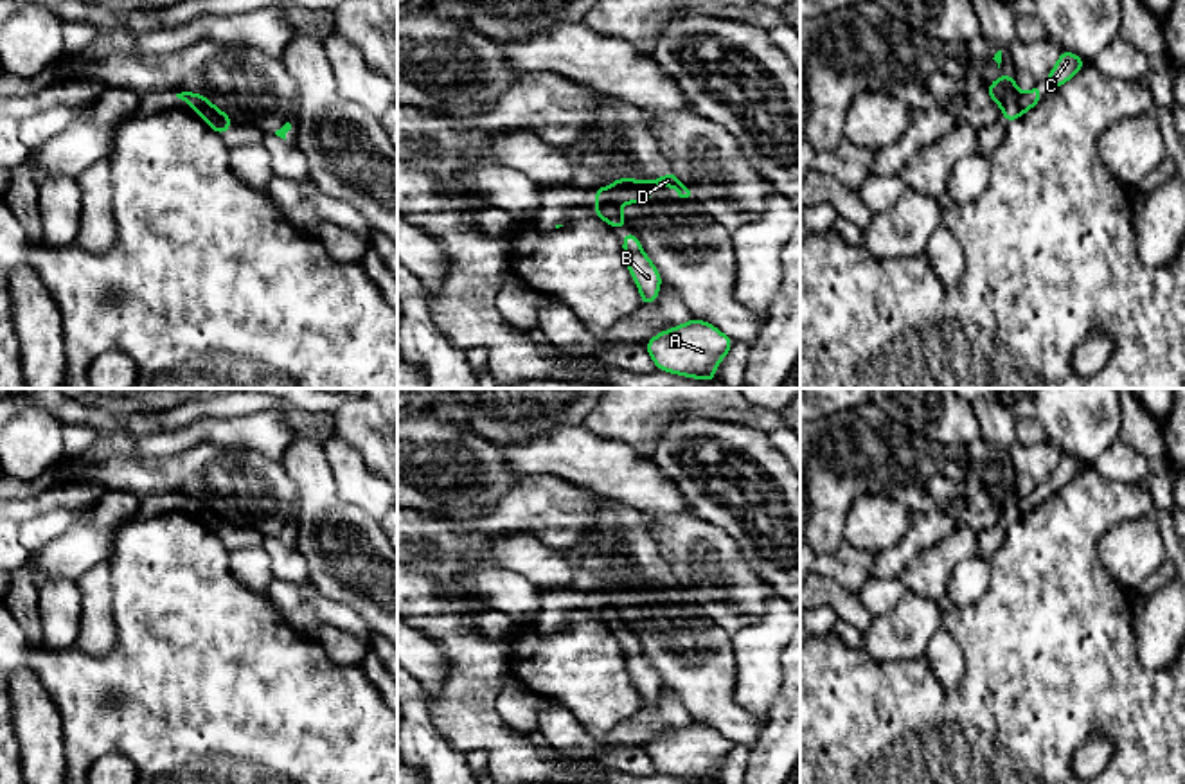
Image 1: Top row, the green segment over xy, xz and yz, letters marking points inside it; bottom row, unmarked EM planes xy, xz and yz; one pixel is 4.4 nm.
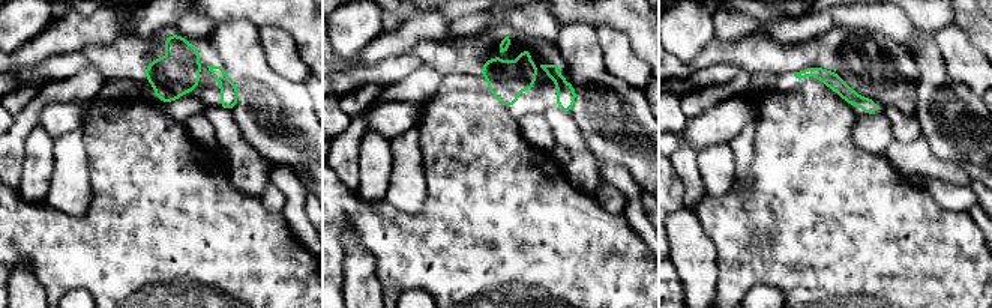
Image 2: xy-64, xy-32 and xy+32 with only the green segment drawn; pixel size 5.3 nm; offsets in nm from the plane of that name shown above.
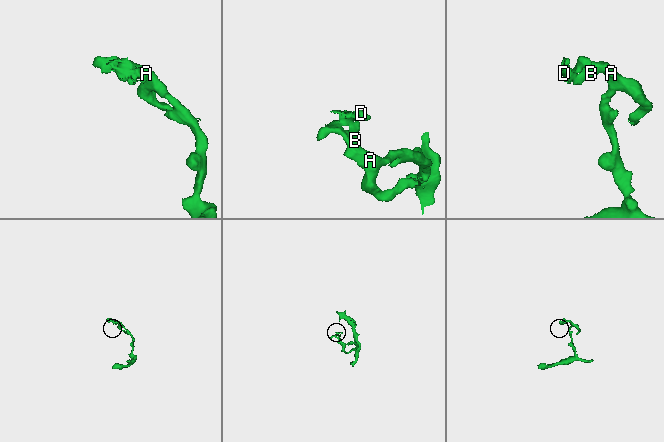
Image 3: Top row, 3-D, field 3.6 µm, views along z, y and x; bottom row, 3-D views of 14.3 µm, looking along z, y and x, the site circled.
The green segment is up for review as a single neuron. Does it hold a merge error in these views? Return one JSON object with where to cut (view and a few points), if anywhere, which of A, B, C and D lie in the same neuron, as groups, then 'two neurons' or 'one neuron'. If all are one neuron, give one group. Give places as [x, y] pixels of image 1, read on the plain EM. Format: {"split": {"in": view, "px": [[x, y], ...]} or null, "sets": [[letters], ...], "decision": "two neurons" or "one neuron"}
{"split": {"in": "xy", "px": [[193, 509], [205, 516], [218, 515]]}, "sets": [["A", "B", "C"], ["D"]], "decision": "two neurons"}

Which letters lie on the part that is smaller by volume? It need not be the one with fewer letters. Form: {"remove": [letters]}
{"remove": ["D"]}

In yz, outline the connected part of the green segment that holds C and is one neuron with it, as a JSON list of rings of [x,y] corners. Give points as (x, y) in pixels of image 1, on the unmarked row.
[[[1063,451],[1056,469],[1045,480],[1045,484],[1057,493],[1063,489],[1070,480],[1074,480],[1088,464],[1081,462],[1077,457],[1068,455]]]

